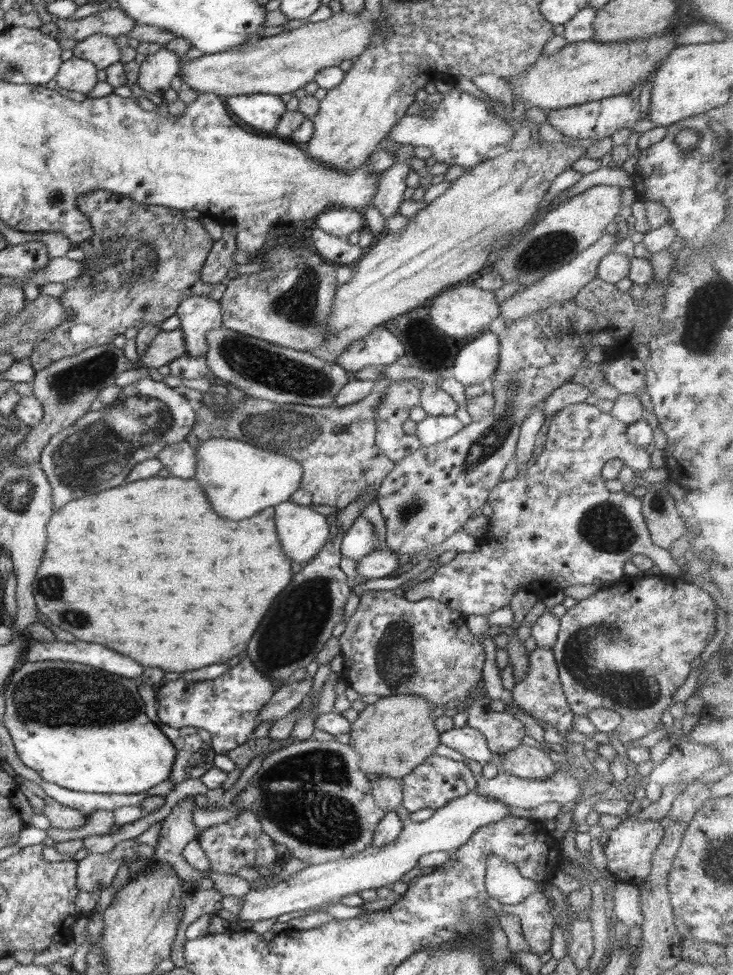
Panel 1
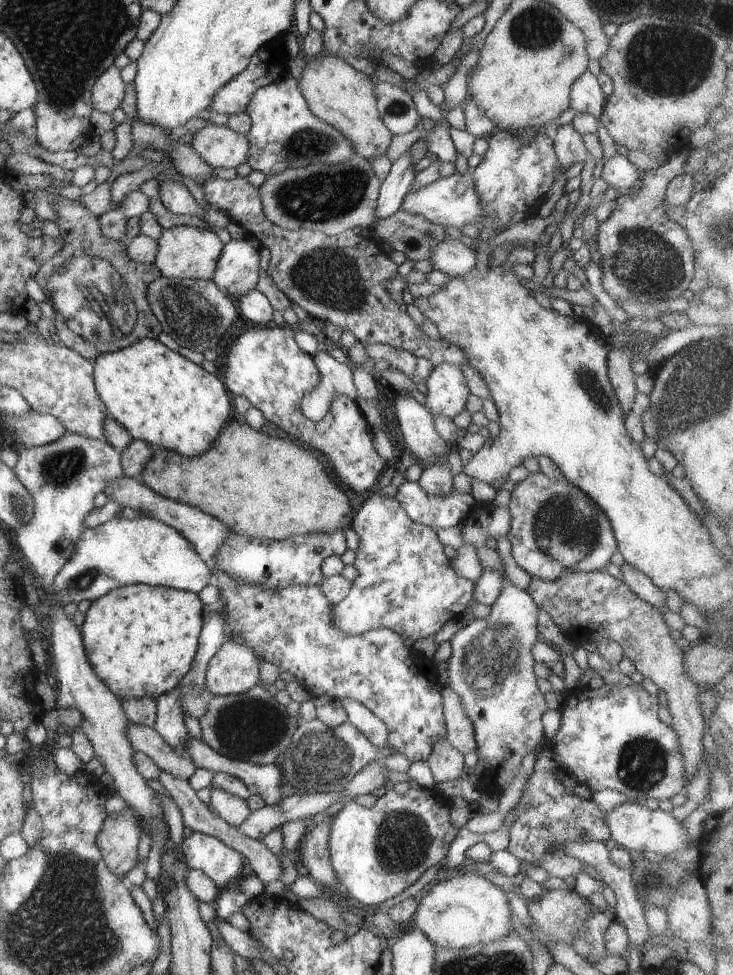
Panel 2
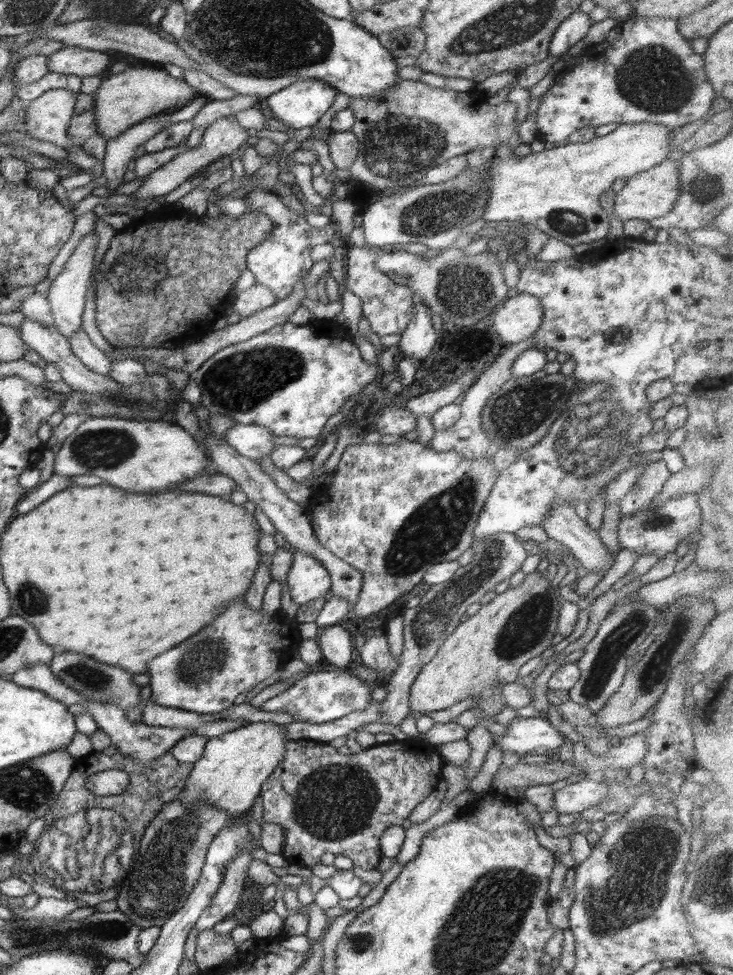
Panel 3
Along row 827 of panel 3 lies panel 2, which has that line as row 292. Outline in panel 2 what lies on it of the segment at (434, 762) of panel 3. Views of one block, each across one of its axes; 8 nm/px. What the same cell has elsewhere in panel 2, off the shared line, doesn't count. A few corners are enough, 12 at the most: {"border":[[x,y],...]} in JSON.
{"border":[[246,177],[202,187],[270,251],[266,274],[311,318],[434,367],[429,338],[386,282],[398,265],[352,229],[274,226]]}

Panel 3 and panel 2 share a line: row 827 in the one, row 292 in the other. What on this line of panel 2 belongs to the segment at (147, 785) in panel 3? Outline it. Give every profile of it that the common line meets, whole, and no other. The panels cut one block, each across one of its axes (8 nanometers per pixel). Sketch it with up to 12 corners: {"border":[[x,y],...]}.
{"border":[[51,194],[62,248],[34,274],[85,359],[162,332],[148,284],[80,202]]}

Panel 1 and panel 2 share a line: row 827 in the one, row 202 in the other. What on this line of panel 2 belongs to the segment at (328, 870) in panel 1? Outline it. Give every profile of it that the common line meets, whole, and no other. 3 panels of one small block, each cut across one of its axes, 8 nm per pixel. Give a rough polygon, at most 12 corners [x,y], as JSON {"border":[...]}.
{"border":[[470,172],[412,190],[400,208],[461,229],[486,218]]}

